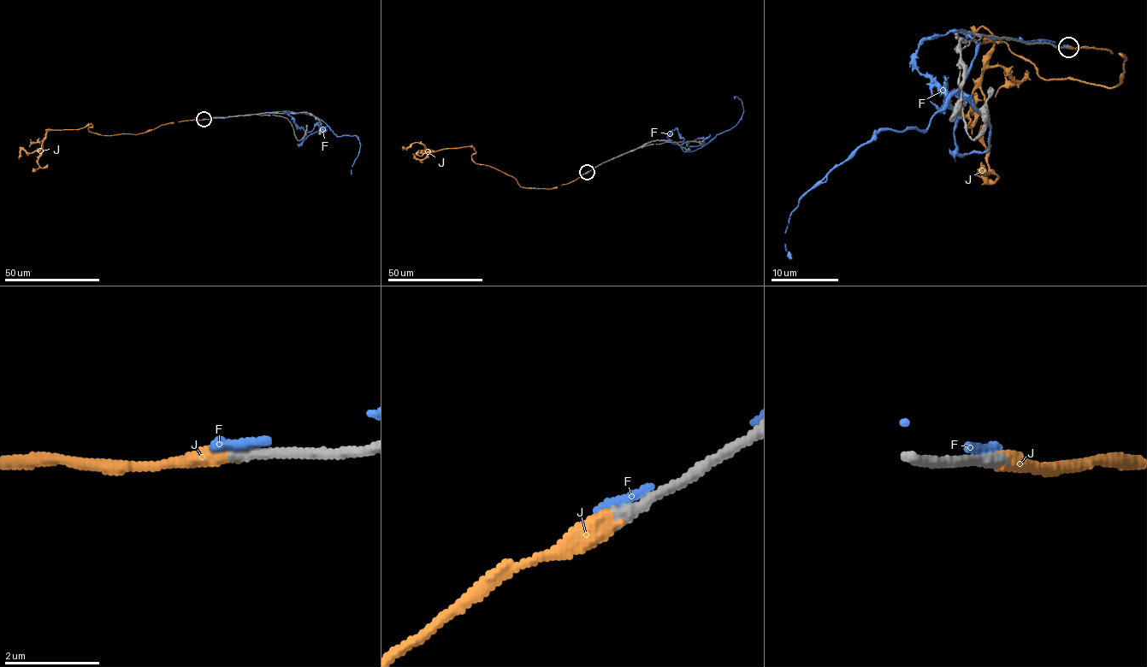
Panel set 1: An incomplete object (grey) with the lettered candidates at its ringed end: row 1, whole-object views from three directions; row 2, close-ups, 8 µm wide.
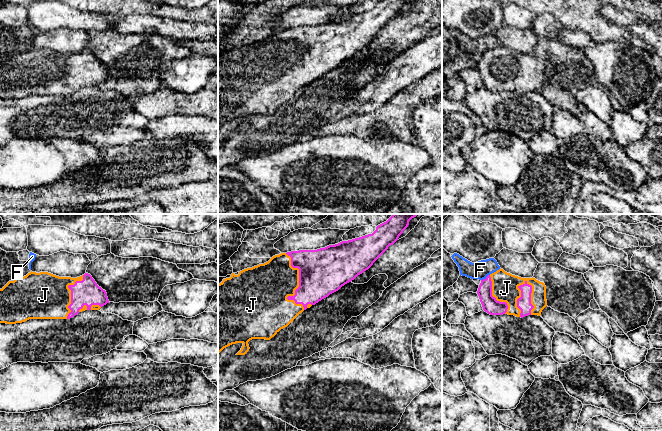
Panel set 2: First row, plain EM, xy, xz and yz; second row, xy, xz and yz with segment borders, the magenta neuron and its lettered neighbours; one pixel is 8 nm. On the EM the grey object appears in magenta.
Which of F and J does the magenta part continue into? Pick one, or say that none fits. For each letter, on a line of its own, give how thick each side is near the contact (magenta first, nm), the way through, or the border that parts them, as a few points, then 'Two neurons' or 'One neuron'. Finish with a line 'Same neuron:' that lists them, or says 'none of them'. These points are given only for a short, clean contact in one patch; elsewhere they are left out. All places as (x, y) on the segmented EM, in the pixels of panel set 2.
F: Thickness 130 nm (magenta) against 150 nm. Boundary: yz (489, 274), (481, 280). Two neurons
J: Thickness 110 nm (magenta) against 200 nm. One neuron
Same neuron: J

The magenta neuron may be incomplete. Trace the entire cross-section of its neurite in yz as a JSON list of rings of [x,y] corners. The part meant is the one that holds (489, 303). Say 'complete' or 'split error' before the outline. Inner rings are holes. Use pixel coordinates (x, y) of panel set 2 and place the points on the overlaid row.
split error; [[[499,269],[481,280],[477,294],[490,315],[541,315],[547,306],[546,286],[535,278],[521,278]]]

